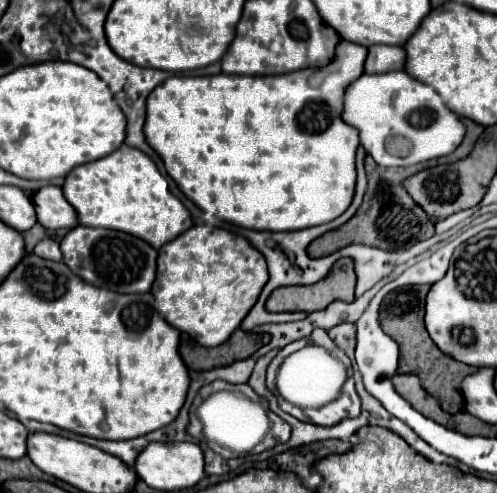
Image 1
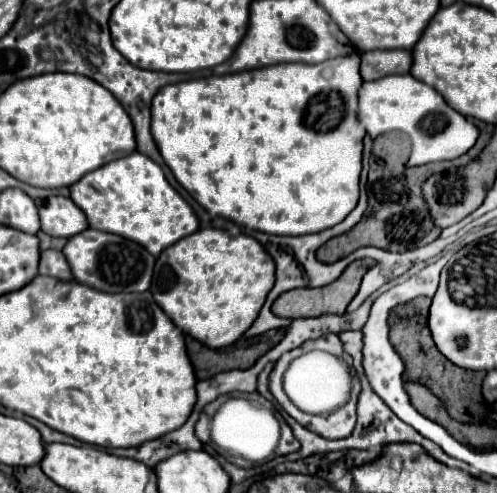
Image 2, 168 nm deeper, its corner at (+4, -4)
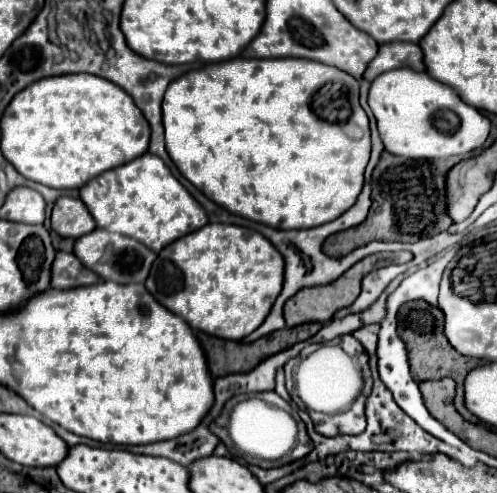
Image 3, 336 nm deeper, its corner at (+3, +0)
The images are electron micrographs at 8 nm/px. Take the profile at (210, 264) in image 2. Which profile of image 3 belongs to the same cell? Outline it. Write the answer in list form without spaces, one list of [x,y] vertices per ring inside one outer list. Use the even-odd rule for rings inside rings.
[[[208,223],[202,229],[180,237],[178,241],[164,247],[146,279],[146,289],[160,301],[166,309],[180,315],[188,321],[192,329],[240,341],[250,335],[254,329],[262,325],[268,317],[276,297],[282,291],[284,283],[284,257],[276,251],[276,247],[258,231],[238,225],[224,223]]]

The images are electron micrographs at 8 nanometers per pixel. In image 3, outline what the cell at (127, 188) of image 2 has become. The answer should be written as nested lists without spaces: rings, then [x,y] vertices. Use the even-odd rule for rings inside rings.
[[[144,153],[126,165],[94,177],[80,189],[80,199],[98,227],[132,237],[154,253],[208,223],[202,205],[180,185],[164,161],[152,153]]]

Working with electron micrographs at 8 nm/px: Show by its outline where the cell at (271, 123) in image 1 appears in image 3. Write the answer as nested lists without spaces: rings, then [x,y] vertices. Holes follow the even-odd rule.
[[[234,57],[220,63],[204,65],[202,69],[188,71],[174,79],[164,95],[162,111],[164,111],[164,129],[166,129],[166,151],[170,159],[176,163],[178,171],[196,185],[208,199],[222,205],[230,213],[236,213],[240,217],[246,217],[250,221],[258,221],[264,225],[270,225],[274,229],[310,229],[324,225],[336,217],[340,217],[344,211],[348,211],[364,185],[364,169],[370,159],[370,125],[368,115],[358,103],[358,89],[360,83],[330,65],[310,61],[310,59],[246,59],[246,57]]]

